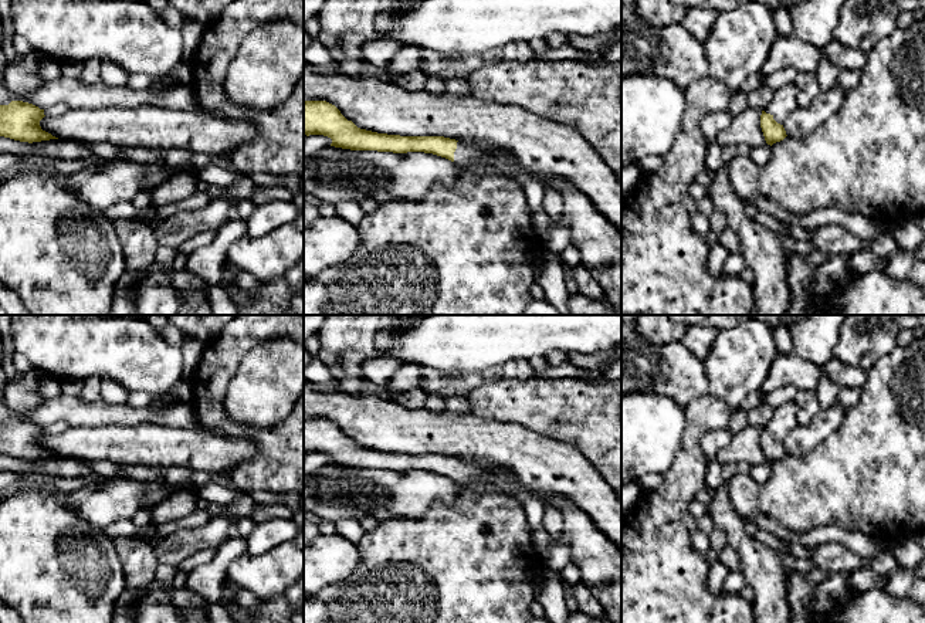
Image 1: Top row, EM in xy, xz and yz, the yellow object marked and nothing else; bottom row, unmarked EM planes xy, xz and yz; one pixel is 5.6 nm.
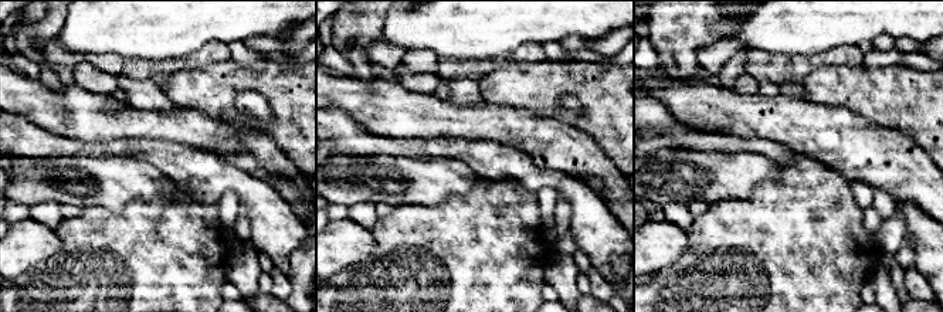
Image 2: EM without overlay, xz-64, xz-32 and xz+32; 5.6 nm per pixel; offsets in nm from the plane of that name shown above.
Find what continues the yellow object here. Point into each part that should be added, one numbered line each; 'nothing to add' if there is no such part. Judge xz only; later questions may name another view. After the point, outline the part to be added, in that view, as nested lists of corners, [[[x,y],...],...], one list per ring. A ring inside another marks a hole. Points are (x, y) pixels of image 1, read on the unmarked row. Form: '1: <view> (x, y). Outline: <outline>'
1: xz (599, 559). Outline: [[[457,460],[454,481],[461,485],[495,485],[519,504],[541,500],[546,507],[558,508],[563,517],[560,536],[570,548],[570,563],[580,569],[580,582],[594,593],[610,622],[621,623],[621,551],[596,528],[587,514],[562,498],[519,490],[504,470],[488,468],[481,463]]]

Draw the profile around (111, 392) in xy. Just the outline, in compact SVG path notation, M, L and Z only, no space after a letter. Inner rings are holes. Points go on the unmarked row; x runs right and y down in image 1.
M105 376L101 379L101 399L105 400L108 404L125 404L129 397L129 390L111 377Z

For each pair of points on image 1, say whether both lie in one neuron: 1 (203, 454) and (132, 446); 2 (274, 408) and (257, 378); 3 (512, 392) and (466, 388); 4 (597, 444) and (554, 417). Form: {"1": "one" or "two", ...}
{"1": "one", "2": "one", "3": "two", "4": "one"}

